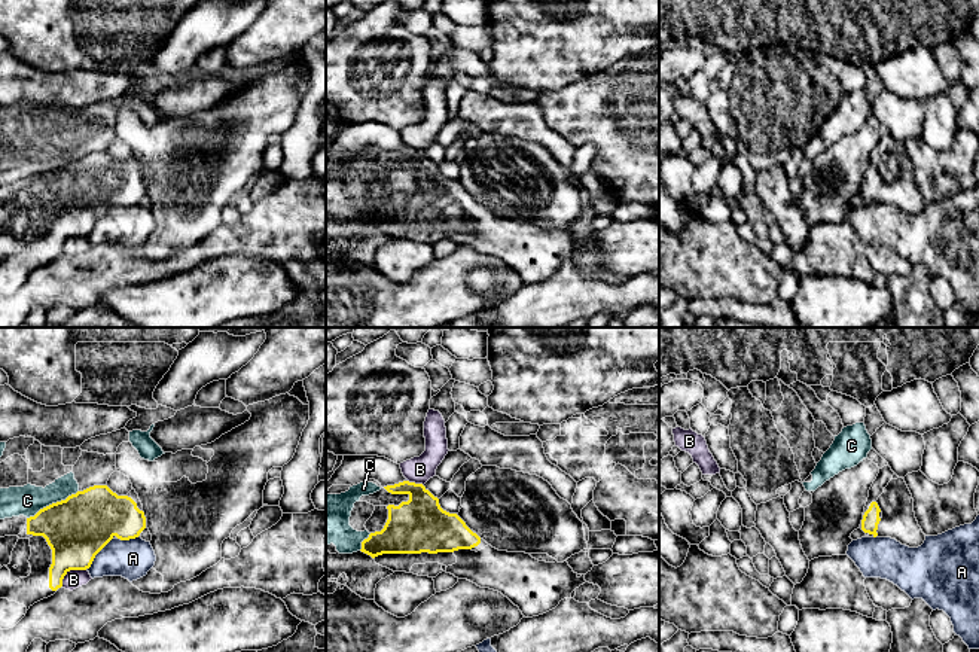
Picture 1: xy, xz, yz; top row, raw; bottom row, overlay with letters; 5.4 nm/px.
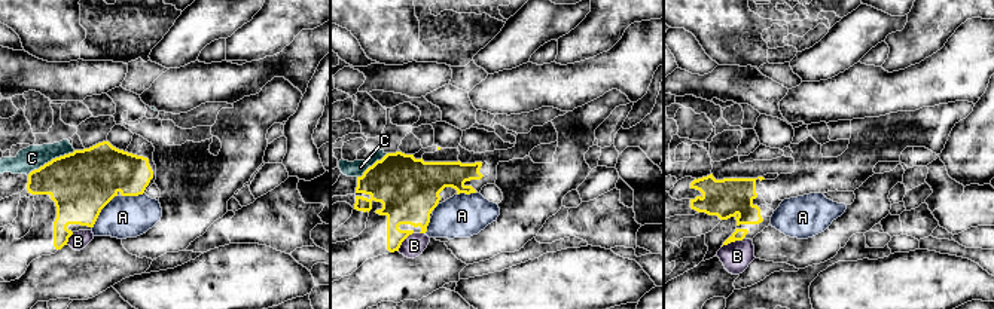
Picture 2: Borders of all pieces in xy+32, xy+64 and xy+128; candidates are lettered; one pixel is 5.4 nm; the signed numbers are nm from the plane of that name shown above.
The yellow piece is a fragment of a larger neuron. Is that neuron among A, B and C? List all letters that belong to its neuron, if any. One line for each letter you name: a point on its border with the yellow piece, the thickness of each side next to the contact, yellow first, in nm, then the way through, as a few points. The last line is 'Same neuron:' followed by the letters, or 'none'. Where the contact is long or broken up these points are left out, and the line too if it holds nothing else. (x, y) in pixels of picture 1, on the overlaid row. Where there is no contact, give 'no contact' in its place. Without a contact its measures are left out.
Same neuron: none

